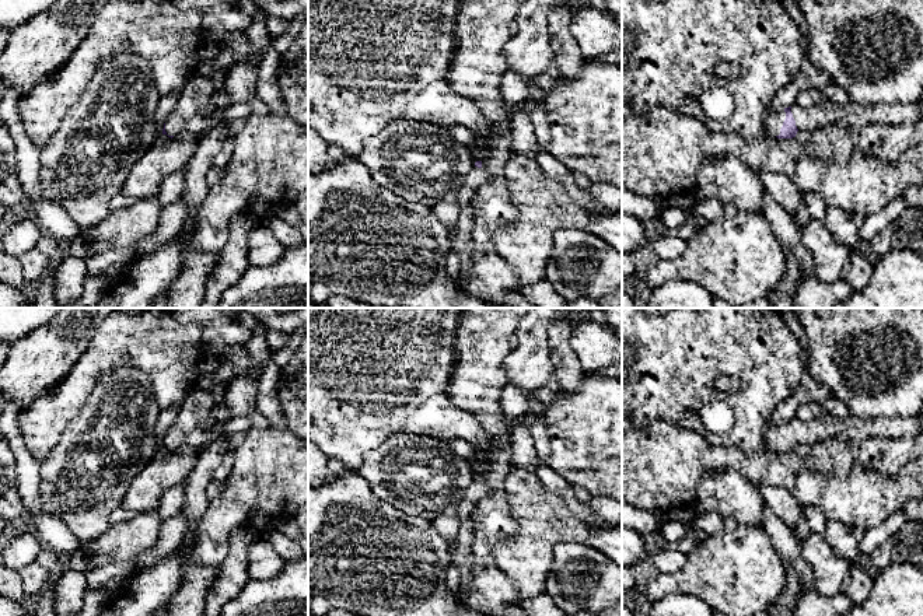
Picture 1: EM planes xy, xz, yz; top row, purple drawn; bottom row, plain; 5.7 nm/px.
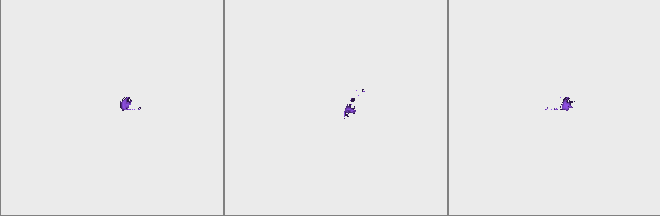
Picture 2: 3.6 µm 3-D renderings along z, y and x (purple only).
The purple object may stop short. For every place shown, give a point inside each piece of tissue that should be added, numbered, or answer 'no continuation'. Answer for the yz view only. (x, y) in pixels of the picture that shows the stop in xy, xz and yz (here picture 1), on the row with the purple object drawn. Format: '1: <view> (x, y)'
1: yz (853, 115)
2: yz (773, 121)

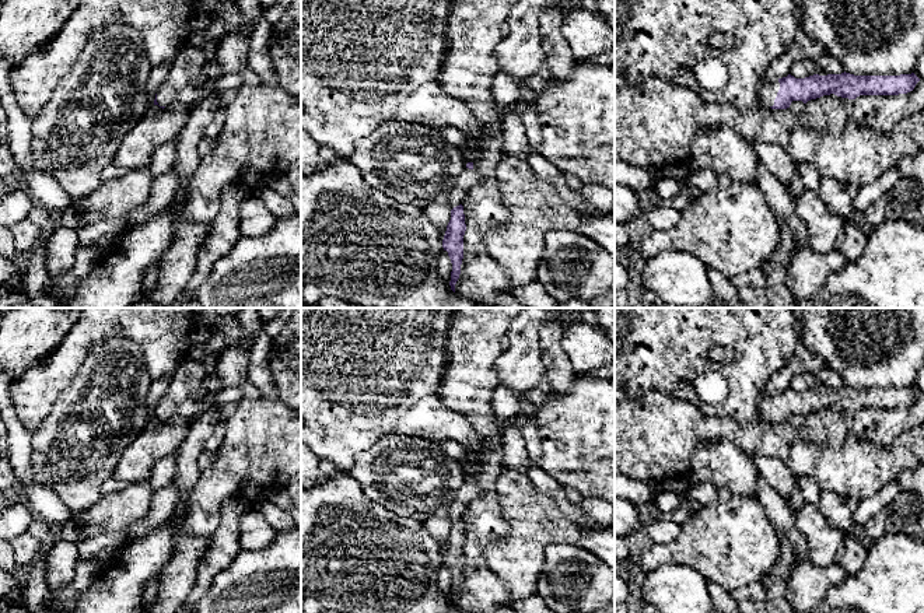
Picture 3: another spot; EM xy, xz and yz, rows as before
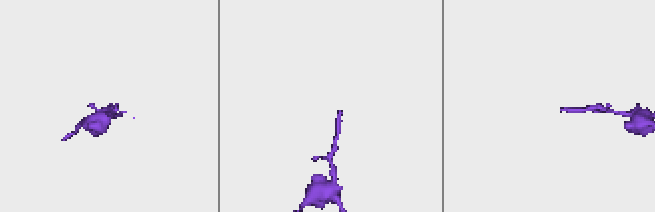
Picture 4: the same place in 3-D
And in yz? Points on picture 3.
1: yz (767, 91)

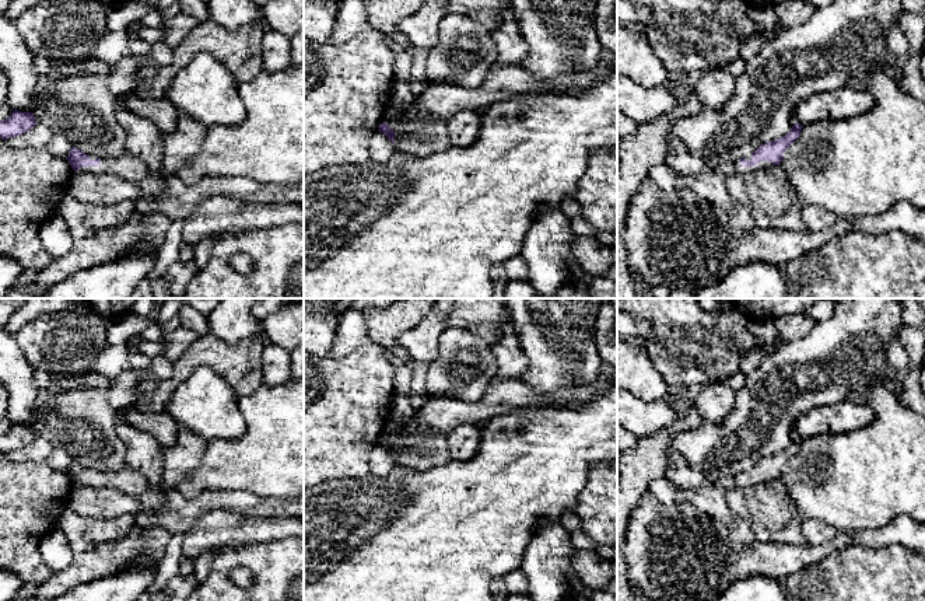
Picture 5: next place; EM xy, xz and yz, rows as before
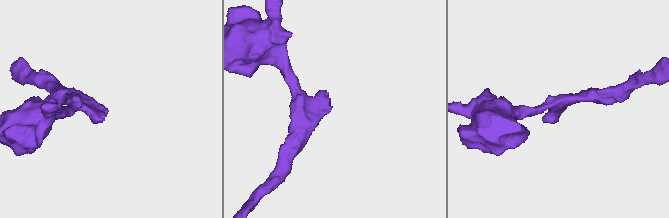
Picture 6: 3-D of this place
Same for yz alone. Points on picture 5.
1: yz (763, 164)

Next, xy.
1: xy (153, 187)

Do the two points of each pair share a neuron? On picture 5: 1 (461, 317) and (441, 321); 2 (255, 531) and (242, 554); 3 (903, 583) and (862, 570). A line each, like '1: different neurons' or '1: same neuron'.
1: different neurons
2: different neurons
3: same neuron

